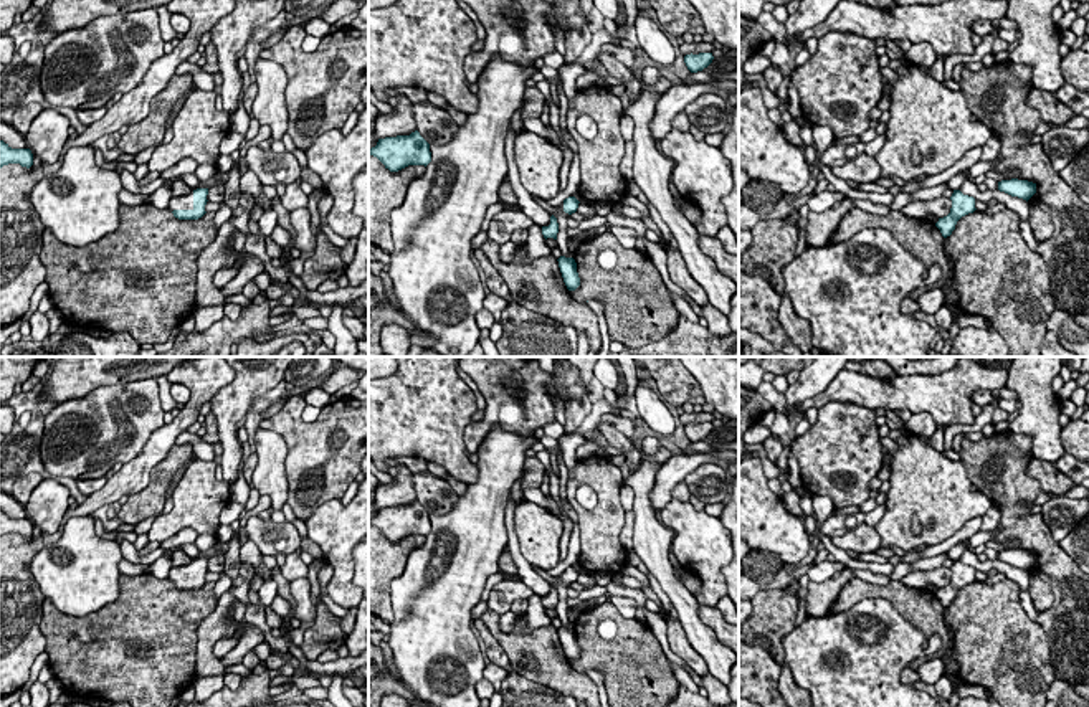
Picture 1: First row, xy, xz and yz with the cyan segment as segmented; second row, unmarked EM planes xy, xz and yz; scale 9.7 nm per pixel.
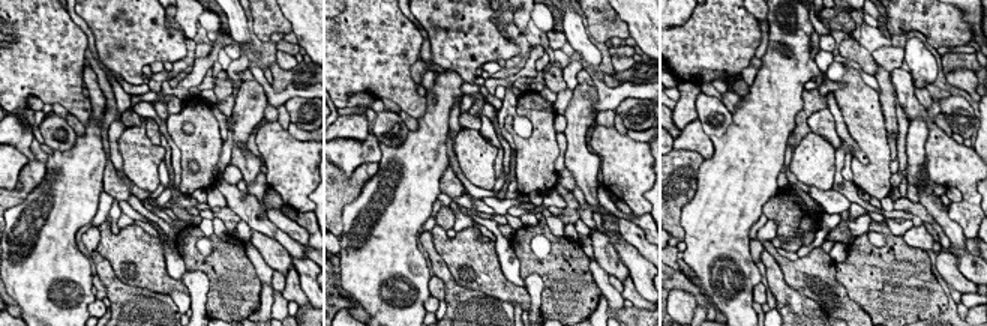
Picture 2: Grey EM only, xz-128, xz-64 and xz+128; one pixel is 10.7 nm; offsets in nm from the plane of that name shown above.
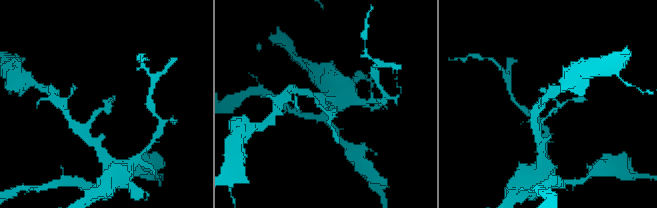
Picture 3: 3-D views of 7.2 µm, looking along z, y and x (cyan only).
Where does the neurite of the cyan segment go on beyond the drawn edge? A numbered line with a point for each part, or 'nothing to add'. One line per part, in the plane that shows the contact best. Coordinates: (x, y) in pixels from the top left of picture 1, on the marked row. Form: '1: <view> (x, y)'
1: xy (185, 202)

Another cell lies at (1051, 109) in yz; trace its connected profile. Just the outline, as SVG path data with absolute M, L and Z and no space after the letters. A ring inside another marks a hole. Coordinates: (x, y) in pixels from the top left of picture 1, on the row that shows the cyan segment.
M1033 88L1025 101L1039 112L1043 122L1054 127L1064 126L1074 116L1071 107L1063 104L1054 93Z

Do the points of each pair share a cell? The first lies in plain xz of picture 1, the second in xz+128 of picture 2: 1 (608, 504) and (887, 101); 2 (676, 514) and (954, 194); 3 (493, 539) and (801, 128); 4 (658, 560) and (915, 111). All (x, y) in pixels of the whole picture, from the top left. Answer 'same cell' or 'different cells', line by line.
1: different cells
2: different cells
3: different cells
4: different cells

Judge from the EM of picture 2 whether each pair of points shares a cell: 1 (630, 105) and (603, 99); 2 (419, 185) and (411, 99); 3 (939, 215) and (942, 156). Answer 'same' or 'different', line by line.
1: different
2: different
3: different

